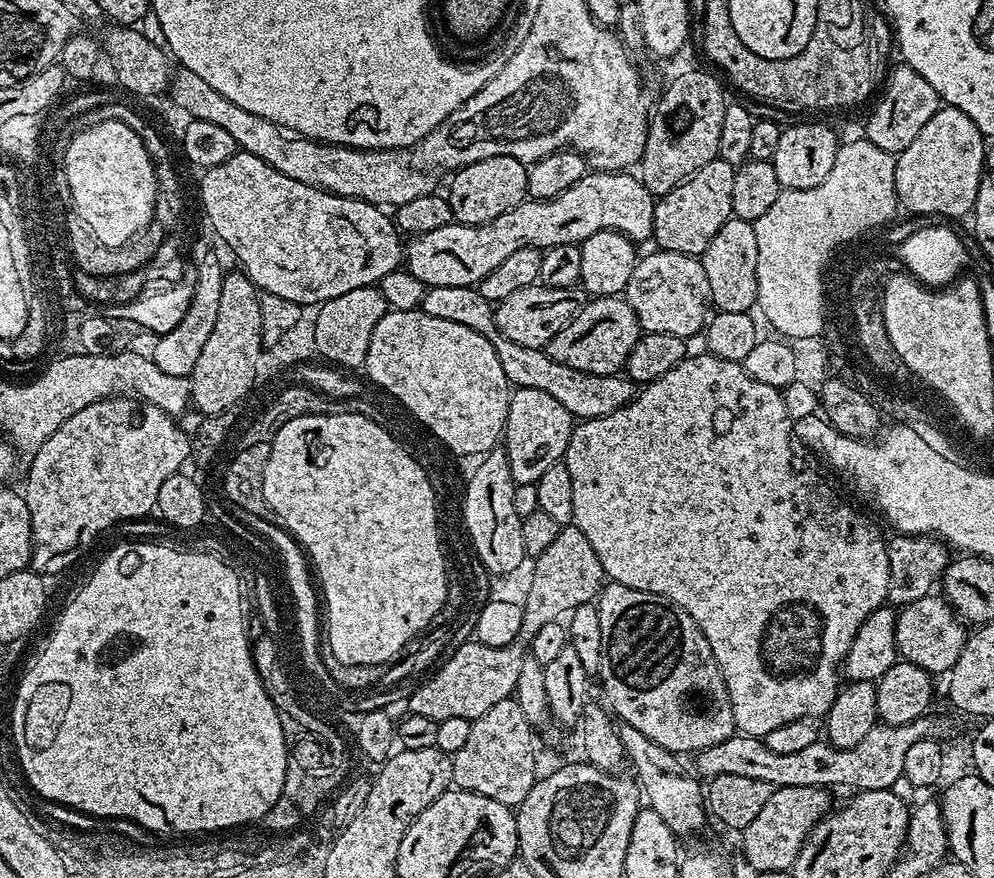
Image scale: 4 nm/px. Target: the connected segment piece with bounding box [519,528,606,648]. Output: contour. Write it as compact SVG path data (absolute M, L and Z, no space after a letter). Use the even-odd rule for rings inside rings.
M568 528L559 533L555 542L533 564L535 566L528 586L528 596L522 604L520 627L519 643L526 648L531 647L534 638L545 626L561 625L573 612L591 605L603 591L602 584L606 582L604 568L598 562L597 555L576 528Z

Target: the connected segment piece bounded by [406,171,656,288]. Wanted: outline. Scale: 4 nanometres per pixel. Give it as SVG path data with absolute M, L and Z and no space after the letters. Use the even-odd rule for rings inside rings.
M596 172L585 174L580 180L574 182L560 196L553 200L525 199L524 203L512 208L506 214L494 218L489 224L457 224L455 222L442 226L442 230L430 230L430 234L413 236L407 241L408 265L406 271L414 279L420 280L428 288L441 288L442 286L458 286L459 288L471 288L479 285L510 254L514 254L523 248L538 248L547 250L563 244L583 244L586 238L590 238L599 232L621 232L633 242L648 240L652 235L652 223L654 222L654 210L656 209L654 197L646 190L646 186L635 175L623 172Z

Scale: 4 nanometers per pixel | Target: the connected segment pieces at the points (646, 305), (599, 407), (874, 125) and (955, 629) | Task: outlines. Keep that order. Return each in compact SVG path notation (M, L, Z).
M652 250L645 260L637 259L622 296L645 333L689 338L705 327L704 307L709 307L710 297L704 266L697 257Z
M503 338L497 339L494 345L498 362L502 364L502 370L513 389L542 390L542 394L550 394L550 398L554 398L554 402L561 404L577 421L606 418L632 401L634 386L623 375L585 376L553 362L547 351L539 348L519 348L514 342Z
M900 62L888 76L884 84L884 93L876 104L876 109L868 116L868 132L866 138L878 150L884 150L893 154L899 154L918 138L922 126L932 120L932 116L938 111L938 97L935 90L925 82L913 68Z
M930 594L926 598L917 600L903 609L904 612L897 620L894 620L896 629L896 651L899 659L904 660L905 665L919 670L925 674L932 672L951 673L952 668L958 662L964 652L966 635L964 627L954 615L951 607L943 599Z

